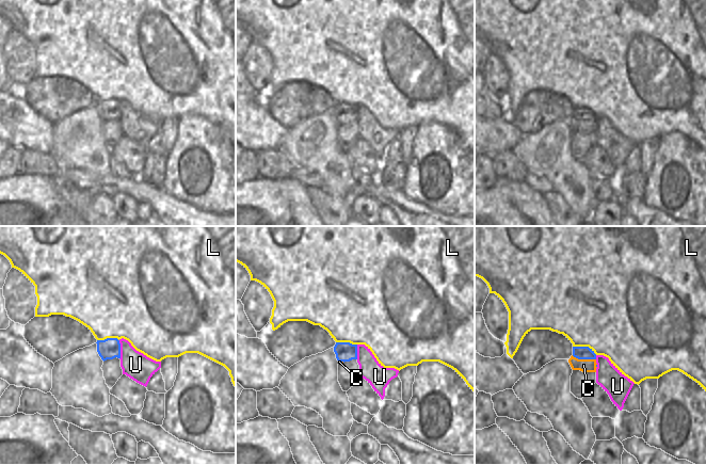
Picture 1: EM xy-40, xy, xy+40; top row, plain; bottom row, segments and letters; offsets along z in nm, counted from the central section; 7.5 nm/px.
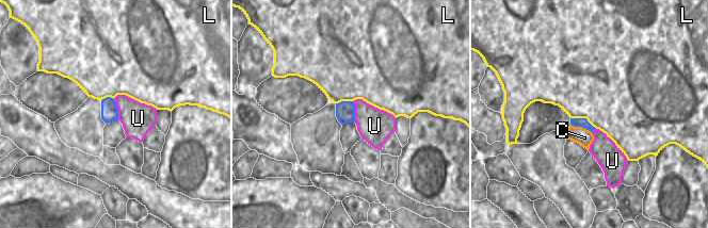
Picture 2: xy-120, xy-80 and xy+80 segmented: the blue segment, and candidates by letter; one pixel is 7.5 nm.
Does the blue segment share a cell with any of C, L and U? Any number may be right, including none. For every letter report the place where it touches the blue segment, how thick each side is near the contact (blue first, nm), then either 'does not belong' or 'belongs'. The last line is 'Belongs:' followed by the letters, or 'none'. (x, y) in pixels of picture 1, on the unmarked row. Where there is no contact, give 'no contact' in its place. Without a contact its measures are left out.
C: xy+40 (583, 119) | 100/100 nm | belongs
L: xy+40 (584, 108) | 100/480 nm | does not belong
U: xy-40 (119, 111) | 160/200 nm | does not belong
Belongs: C

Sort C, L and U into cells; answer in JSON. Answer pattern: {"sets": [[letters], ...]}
{"sets": [["C"], ["L"], ["U"]]}

